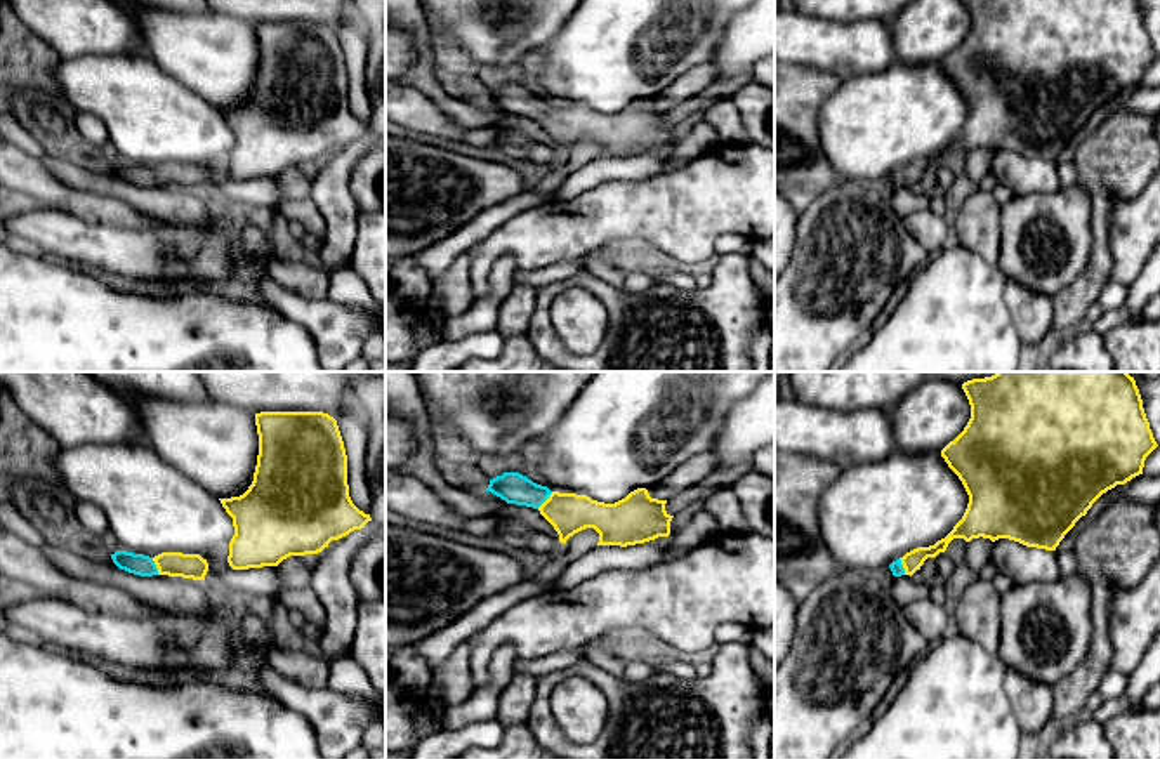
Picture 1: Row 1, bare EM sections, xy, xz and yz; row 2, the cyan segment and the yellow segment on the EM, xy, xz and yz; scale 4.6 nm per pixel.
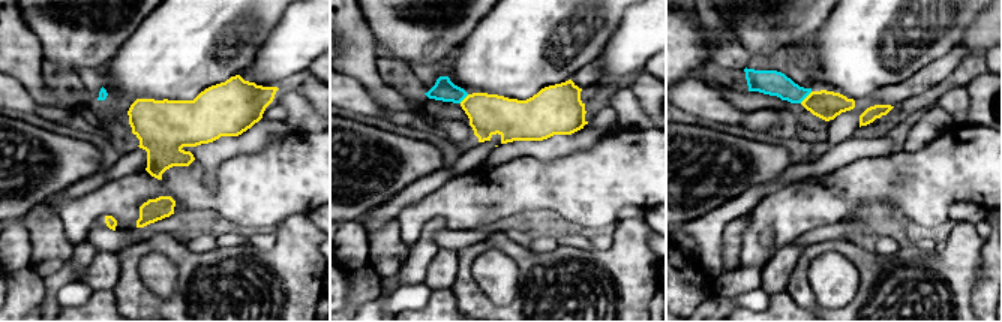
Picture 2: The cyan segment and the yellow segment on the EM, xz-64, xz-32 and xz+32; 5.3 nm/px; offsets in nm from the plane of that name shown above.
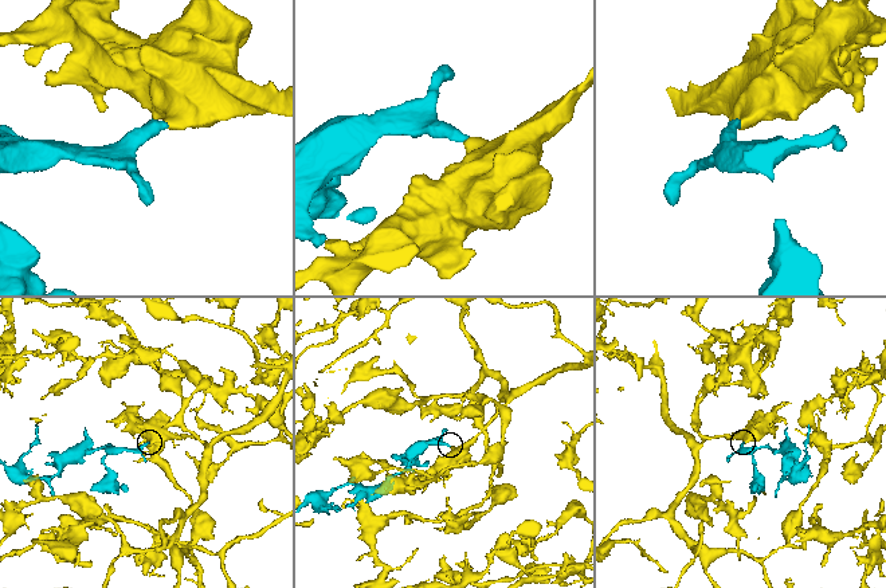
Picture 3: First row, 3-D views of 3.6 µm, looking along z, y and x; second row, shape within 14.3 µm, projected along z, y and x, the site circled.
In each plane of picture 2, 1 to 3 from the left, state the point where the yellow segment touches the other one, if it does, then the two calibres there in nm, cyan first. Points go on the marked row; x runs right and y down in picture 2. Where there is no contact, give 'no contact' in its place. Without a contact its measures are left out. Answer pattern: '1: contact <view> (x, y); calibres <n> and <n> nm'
1: no contact
2: contact xz-32 (464, 98); calibres 120 and 220 nm
3: contact xz+32 (806, 96); calibres 140 and 160 nm

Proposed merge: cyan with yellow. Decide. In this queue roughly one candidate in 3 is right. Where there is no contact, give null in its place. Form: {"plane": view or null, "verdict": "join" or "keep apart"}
{"plane": "xy", "verdict": "join"}

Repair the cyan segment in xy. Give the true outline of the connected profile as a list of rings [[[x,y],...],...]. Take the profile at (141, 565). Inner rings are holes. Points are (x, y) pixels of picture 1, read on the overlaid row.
[[[116,551],[113,563],[129,573],[141,577],[168,575],[193,580],[205,580],[208,563],[200,554],[161,552],[155,558]]]

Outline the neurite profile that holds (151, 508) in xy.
[[[149,443],[59,448],[52,467],[76,502],[94,504],[106,514],[118,551],[149,558],[161,552],[200,554],[208,563],[207,582],[231,570],[233,518],[214,493],[167,464]]]

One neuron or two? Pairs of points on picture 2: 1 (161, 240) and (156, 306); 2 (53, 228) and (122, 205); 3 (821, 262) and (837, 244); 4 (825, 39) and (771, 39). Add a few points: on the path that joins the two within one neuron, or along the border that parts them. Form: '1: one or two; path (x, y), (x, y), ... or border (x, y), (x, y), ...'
1: one; path (141, 252), (132, 261), (132, 285), (137, 289)
2: two; border (56, 214), (74, 246)
3: two; border (810, 262), (824, 253), (839, 252), (858, 273)
4: two; border (830, 15), (813, 32)

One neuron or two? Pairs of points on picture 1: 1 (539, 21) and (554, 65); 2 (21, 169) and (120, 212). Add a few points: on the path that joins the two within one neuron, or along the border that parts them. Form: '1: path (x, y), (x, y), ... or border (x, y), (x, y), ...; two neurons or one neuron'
1: border (570, 18), (540, 51); two neurons
2: path (46, 190), (96, 209); one neuron

